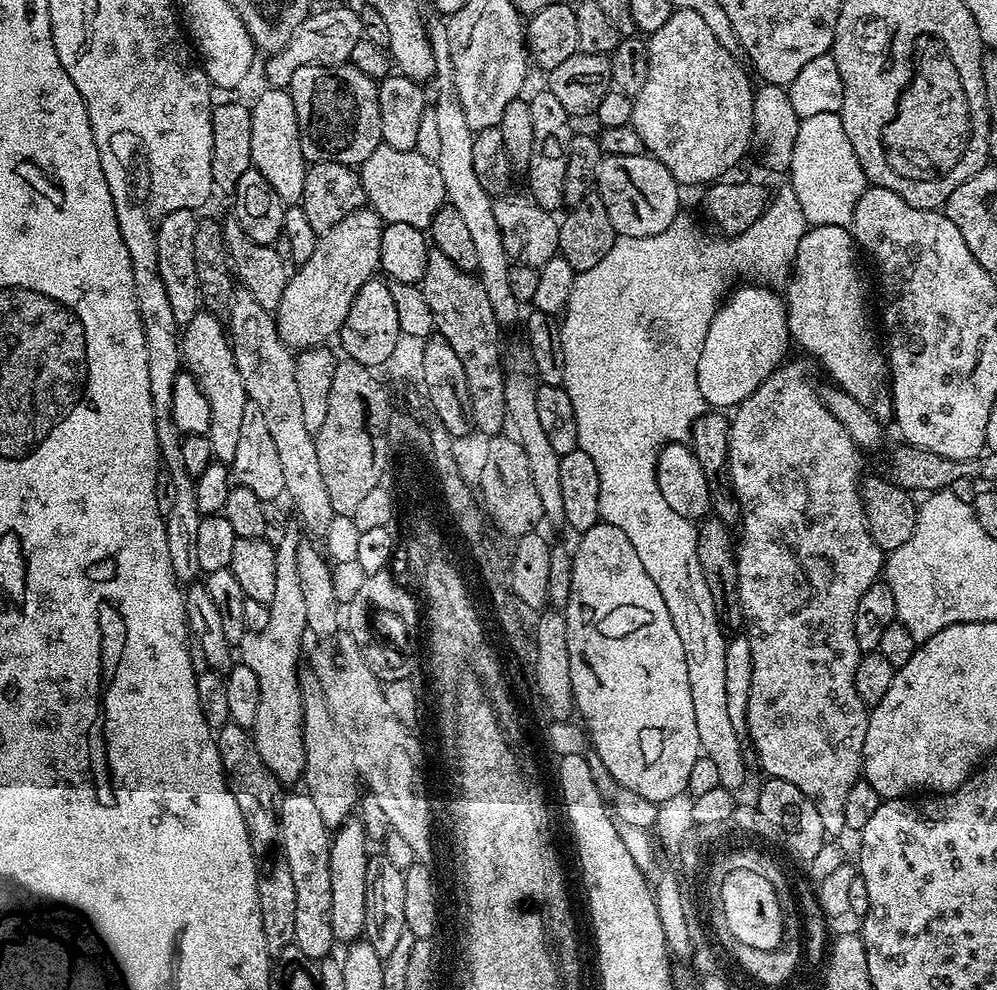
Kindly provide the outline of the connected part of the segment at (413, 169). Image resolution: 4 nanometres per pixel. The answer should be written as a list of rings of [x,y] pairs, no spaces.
[[[382,142],[374,150],[374,154],[370,154],[370,158],[366,158],[366,162],[359,165],[358,175],[364,187],[367,203],[379,214],[380,219],[385,224],[406,222],[406,226],[428,230],[431,229],[434,214],[438,214],[438,210],[445,207],[446,197],[442,184],[442,174],[438,170],[436,162],[422,158],[422,154],[418,154],[414,150],[410,152],[394,150],[394,146]]]

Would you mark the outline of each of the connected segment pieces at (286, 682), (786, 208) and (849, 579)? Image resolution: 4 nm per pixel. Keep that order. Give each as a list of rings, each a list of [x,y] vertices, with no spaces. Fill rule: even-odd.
[[[289,526],[286,536],[281,543],[275,546],[274,571],[275,585],[274,598],[268,605],[270,610],[270,622],[262,626],[257,632],[245,631],[238,645],[238,656],[243,664],[254,670],[258,678],[258,718],[251,726],[252,738],[256,742],[256,749],[262,758],[262,762],[280,781],[281,785],[292,786],[304,775],[304,715],[302,714],[302,694],[300,693],[300,668],[296,659],[300,656],[300,643],[306,637],[306,601],[302,599],[302,581],[298,578],[298,546],[302,542],[302,536],[296,528]]]
[[[784,186],[780,193],[771,197],[768,209],[739,236],[725,236],[723,234],[711,234],[707,236],[704,232],[692,228],[692,224],[685,218],[678,218],[662,234],[654,234],[646,238],[630,238],[622,236],[617,238],[614,246],[610,246],[610,254],[598,262],[598,266],[590,266],[590,270],[576,273],[574,286],[570,290],[570,298],[566,315],[559,325],[560,341],[562,342],[562,358],[564,359],[564,383],[566,394],[570,394],[570,403],[574,405],[574,414],[578,422],[578,446],[594,458],[594,466],[598,470],[598,506],[600,507],[600,519],[603,523],[618,526],[626,538],[630,538],[630,546],[638,553],[646,574],[654,578],[654,586],[662,590],[662,602],[666,602],[666,610],[670,610],[670,619],[674,621],[674,630],[678,630],[678,639],[682,641],[682,651],[686,653],[686,674],[690,674],[690,698],[694,698],[694,723],[698,726],[698,738],[700,739],[700,750],[703,755],[718,766],[718,782],[723,788],[738,790],[748,780],[748,768],[744,765],[744,756],[740,750],[742,738],[737,735],[734,725],[730,722],[730,714],[726,714],[726,691],[725,691],[725,657],[726,639],[725,629],[720,623],[720,615],[716,612],[714,597],[710,594],[710,586],[706,586],[706,574],[702,574],[702,566],[698,566],[698,542],[696,541],[697,525],[691,520],[682,518],[666,506],[666,498],[662,498],[662,490],[658,490],[656,481],[656,454],[669,442],[684,442],[692,435],[692,423],[706,411],[706,405],[702,398],[702,390],[698,390],[698,358],[702,354],[702,346],[706,342],[706,330],[710,330],[710,322],[714,318],[718,305],[725,299],[729,291],[728,280],[736,280],[739,276],[761,276],[761,281],[772,282],[780,271],[787,269],[793,263],[798,242],[802,242],[805,232],[810,225],[808,219],[802,214],[802,206],[798,206],[798,194],[794,194],[791,186]]]
[[[789,359],[774,369],[766,379],[746,398],[737,404],[730,416],[728,426],[728,473],[732,479],[732,491],[740,504],[740,523],[738,525],[738,543],[736,545],[736,565],[738,566],[738,591],[740,593],[740,615],[743,627],[750,642],[750,650],[754,654],[754,682],[750,682],[750,702],[748,703],[748,734],[752,740],[752,748],[764,767],[765,777],[777,776],[786,778],[786,782],[794,782],[814,806],[818,806],[818,815],[822,818],[822,826],[829,837],[836,838],[839,832],[845,831],[846,793],[856,780],[861,779],[864,767],[864,743],[868,729],[869,709],[864,707],[862,698],[858,698],[858,690],[854,690],[854,670],[858,670],[858,662],[862,655],[858,646],[858,638],[854,638],[854,614],[858,610],[858,601],[862,594],[870,590],[870,586],[881,579],[882,569],[886,563],[886,553],[874,542],[868,529],[868,519],[864,517],[864,500],[860,496],[859,483],[860,456],[862,449],[850,438],[846,426],[830,414],[824,405],[824,397],[812,385],[812,376],[808,368],[800,360]]]

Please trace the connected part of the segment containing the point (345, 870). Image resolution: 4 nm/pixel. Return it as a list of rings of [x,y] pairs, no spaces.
[[[349,818],[335,829],[330,846],[330,926],[333,941],[347,946],[363,937],[366,922],[366,870],[370,843],[359,818]]]

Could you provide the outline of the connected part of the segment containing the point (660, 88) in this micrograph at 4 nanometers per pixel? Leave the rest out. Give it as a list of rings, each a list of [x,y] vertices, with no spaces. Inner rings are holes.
[[[685,8],[673,11],[672,17],[664,23],[658,31],[651,33],[647,37],[648,45],[648,73],[646,74],[646,84],[642,86],[642,90],[633,99],[632,102],[632,123],[631,127],[638,134],[643,151],[647,155],[653,156],[658,162],[662,162],[662,166],[666,166],[666,170],[670,170],[670,174],[676,179],[677,184],[687,186],[687,184],[700,184],[699,186],[708,186],[713,182],[719,181],[740,159],[744,156],[744,151],[748,148],[748,143],[754,140],[754,125],[752,123],[752,97],[754,95],[754,84],[748,81],[749,73],[746,71],[745,65],[736,61],[737,57],[730,50],[726,50],[726,46],[722,46],[722,42],[718,42],[718,38],[714,38],[714,34],[710,31],[710,26],[706,26],[706,22],[702,22],[702,17],[694,14],[694,10],[686,10]]]

